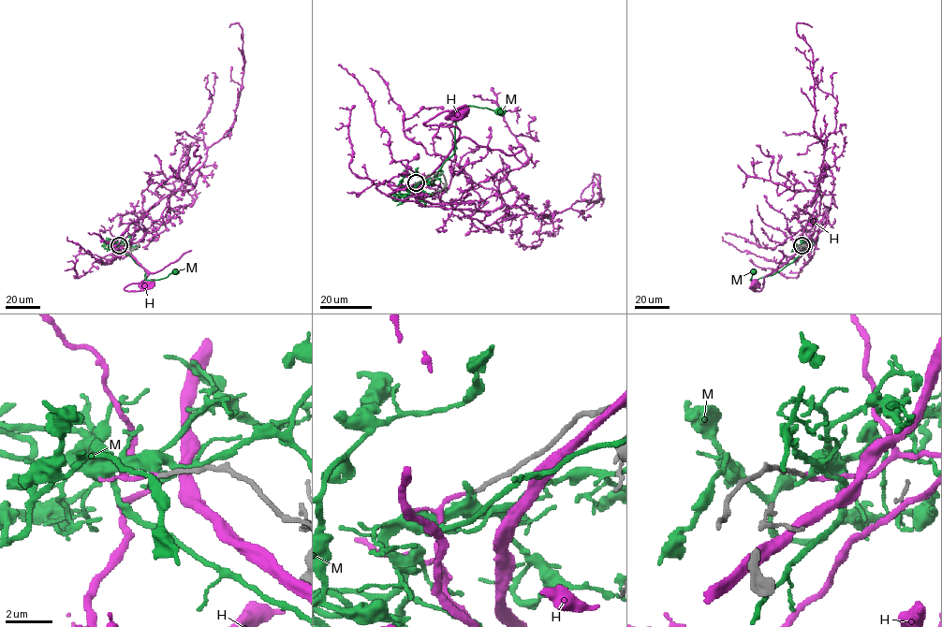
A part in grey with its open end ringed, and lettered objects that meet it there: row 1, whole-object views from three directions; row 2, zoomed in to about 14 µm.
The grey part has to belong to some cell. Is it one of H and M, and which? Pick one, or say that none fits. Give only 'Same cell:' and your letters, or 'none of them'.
Same cell: H

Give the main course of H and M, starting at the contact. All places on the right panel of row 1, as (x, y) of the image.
H: (802, 245), (813, 243), (816, 240), (817, 222), (811, 240), (767, 274), (760, 291), (754, 291), (757, 284)
M: (802, 245), (804, 248), (791, 263), (772, 275), (750, 280), (753, 272)

